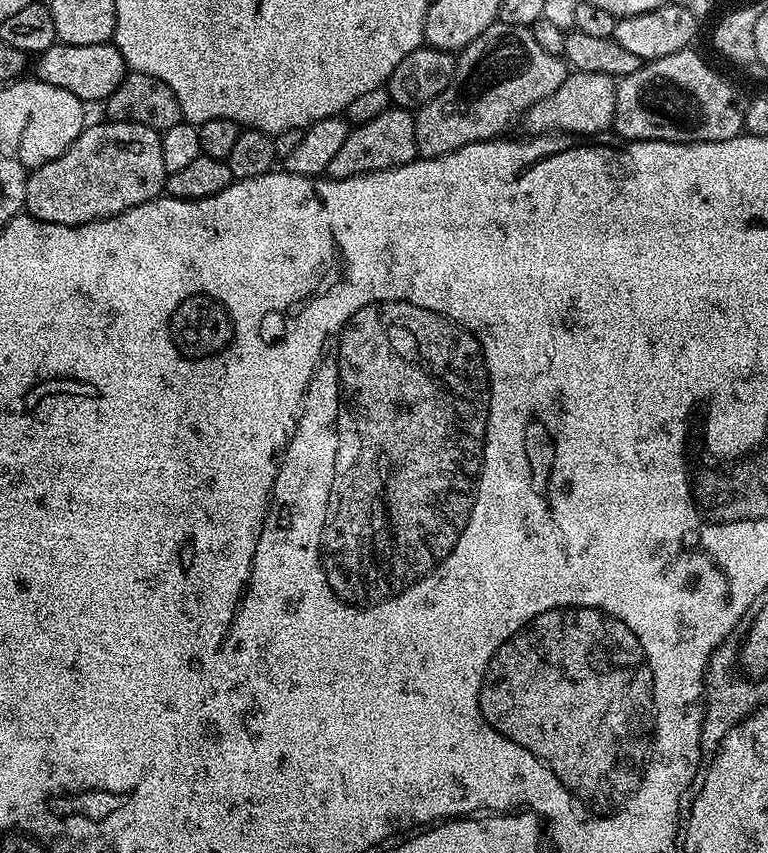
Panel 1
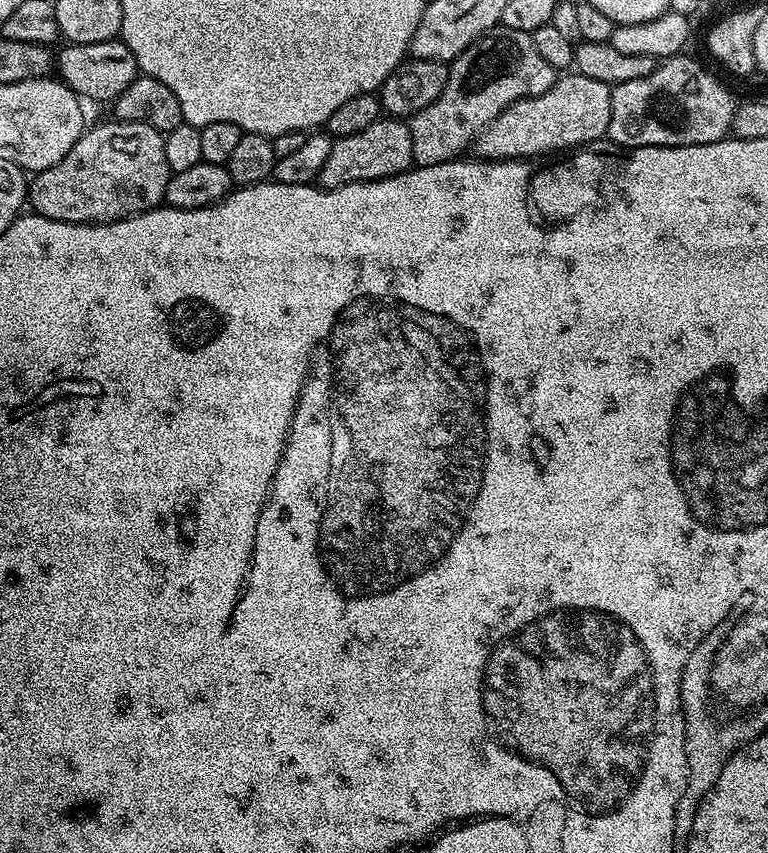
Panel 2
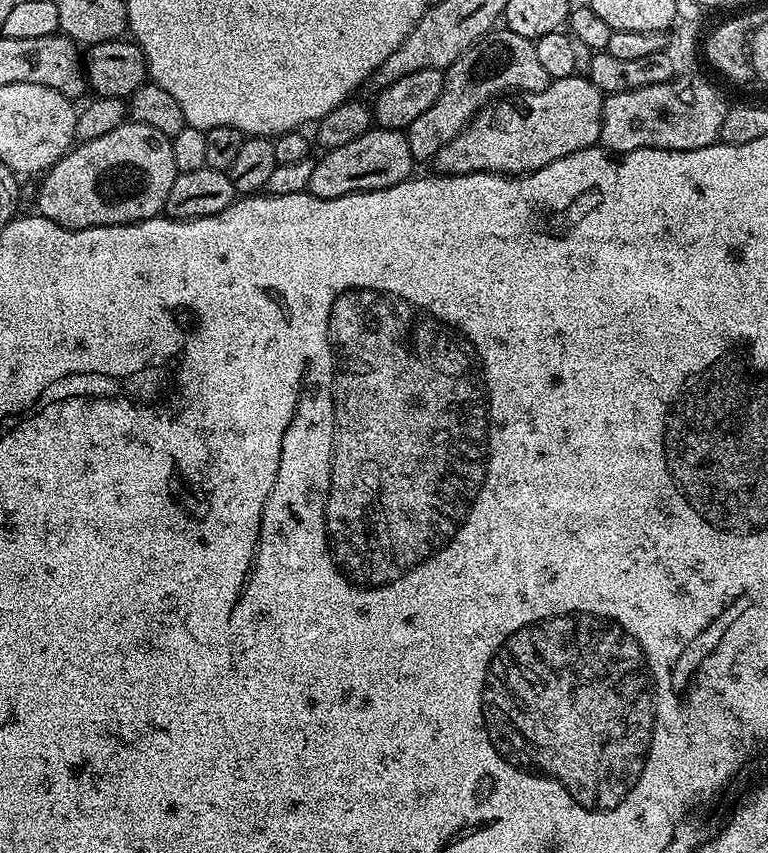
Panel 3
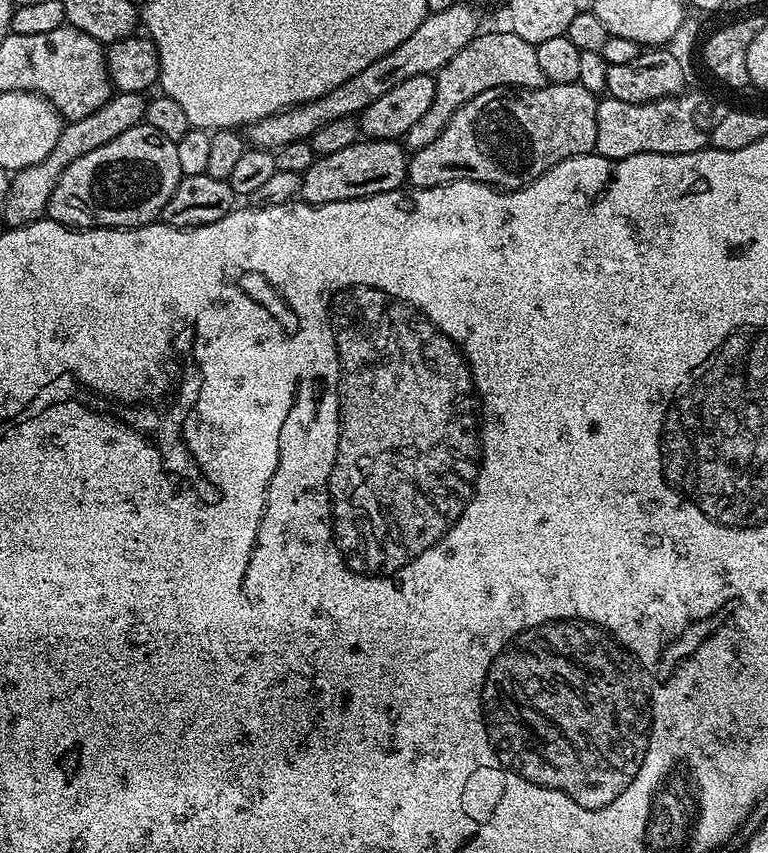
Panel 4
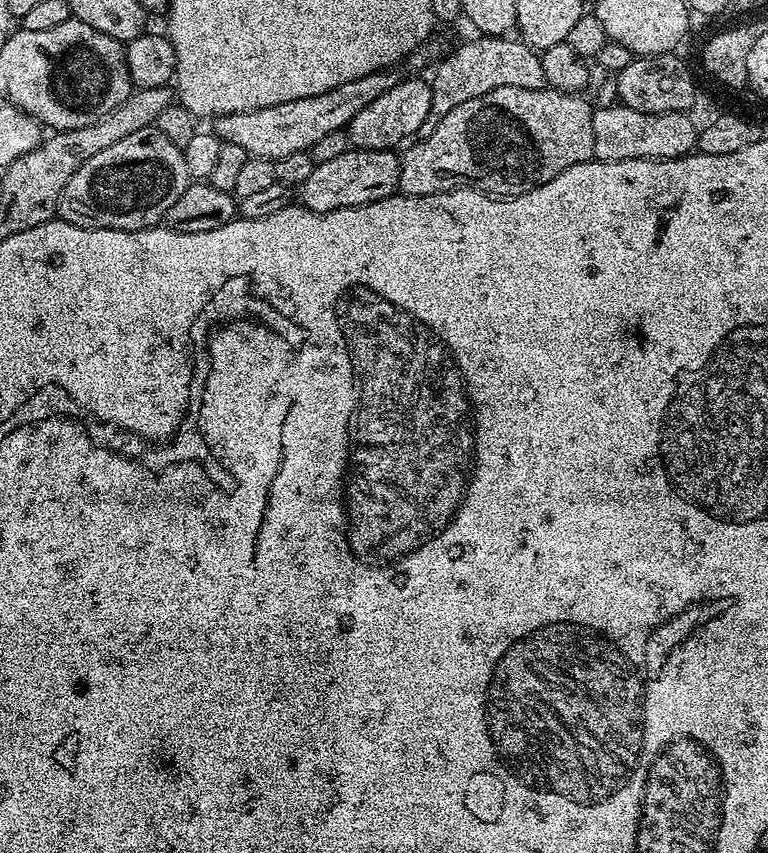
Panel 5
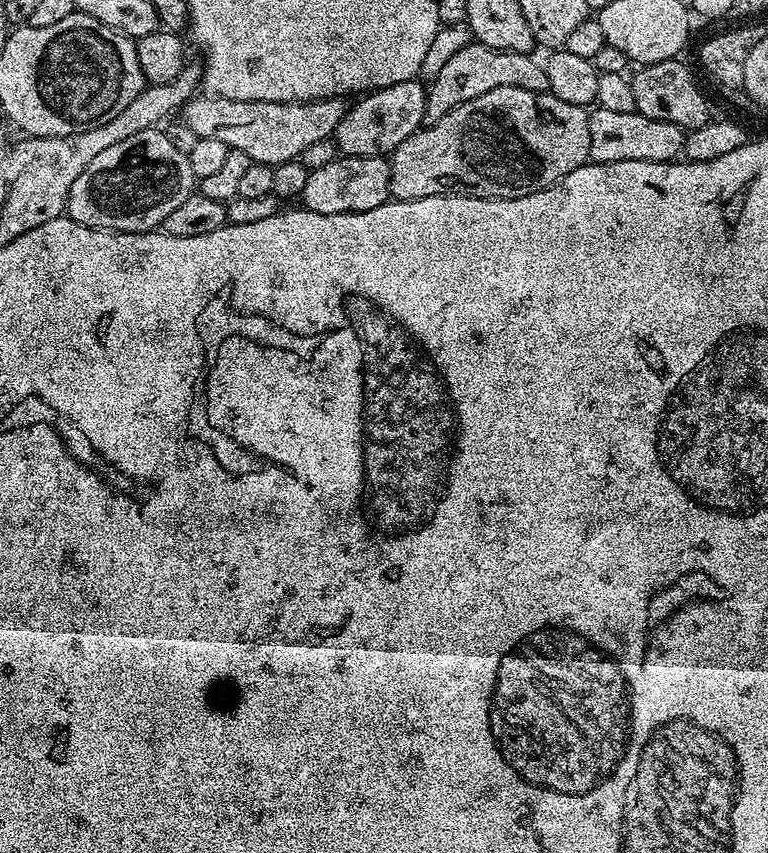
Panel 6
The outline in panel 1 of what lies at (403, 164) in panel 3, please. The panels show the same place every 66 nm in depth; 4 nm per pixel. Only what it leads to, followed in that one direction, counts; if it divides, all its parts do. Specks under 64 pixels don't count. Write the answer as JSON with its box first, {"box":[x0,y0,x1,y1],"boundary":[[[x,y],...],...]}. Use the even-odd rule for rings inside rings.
{"box":[326,106,417,180],"boundary":[[[393,106],[378,114],[378,118],[370,118],[370,122],[357,124],[349,131],[346,142],[342,142],[341,148],[334,154],[326,176],[330,180],[354,178],[409,164],[417,156],[416,117],[407,108]]]}

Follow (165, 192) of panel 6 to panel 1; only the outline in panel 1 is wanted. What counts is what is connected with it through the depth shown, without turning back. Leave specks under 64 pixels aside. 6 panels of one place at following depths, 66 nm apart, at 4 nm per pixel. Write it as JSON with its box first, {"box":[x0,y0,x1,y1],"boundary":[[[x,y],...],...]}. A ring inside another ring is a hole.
{"box":[24,120,169,226],"boundary":[[[114,120],[103,123],[104,124],[89,123],[77,140],[74,141],[60,157],[54,158],[53,161],[46,162],[45,165],[40,165],[37,168],[31,169],[31,171],[27,173],[28,181],[26,182],[26,194],[24,195],[24,208],[26,209],[27,215],[32,216],[35,220],[50,222],[51,224],[65,224],[66,226],[89,224],[92,220],[105,220],[111,216],[122,214],[134,206],[142,206],[146,202],[157,199],[157,197],[165,191],[169,172],[166,170],[166,165],[162,162],[162,142],[160,141],[160,133],[155,132],[150,126],[131,124],[128,120]]]}

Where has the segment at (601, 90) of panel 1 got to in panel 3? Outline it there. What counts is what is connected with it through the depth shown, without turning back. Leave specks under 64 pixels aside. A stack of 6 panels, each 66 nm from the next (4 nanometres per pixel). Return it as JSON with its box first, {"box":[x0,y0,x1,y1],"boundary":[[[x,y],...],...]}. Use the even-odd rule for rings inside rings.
{"box":[434,74,605,176],"boundary":[[[577,74],[567,76],[561,80],[551,81],[548,88],[541,92],[518,92],[505,95],[503,98],[497,98],[491,104],[484,105],[476,113],[475,118],[449,144],[442,146],[442,150],[438,150],[438,154],[434,157],[434,165],[436,164],[435,171],[445,176],[473,176],[476,172],[493,172],[499,176],[527,176],[529,172],[537,172],[539,168],[545,168],[547,164],[554,162],[558,158],[566,158],[566,154],[574,154],[578,150],[586,150],[587,148],[599,145],[604,97],[605,93],[600,92],[598,86],[594,86],[587,75]]]}

